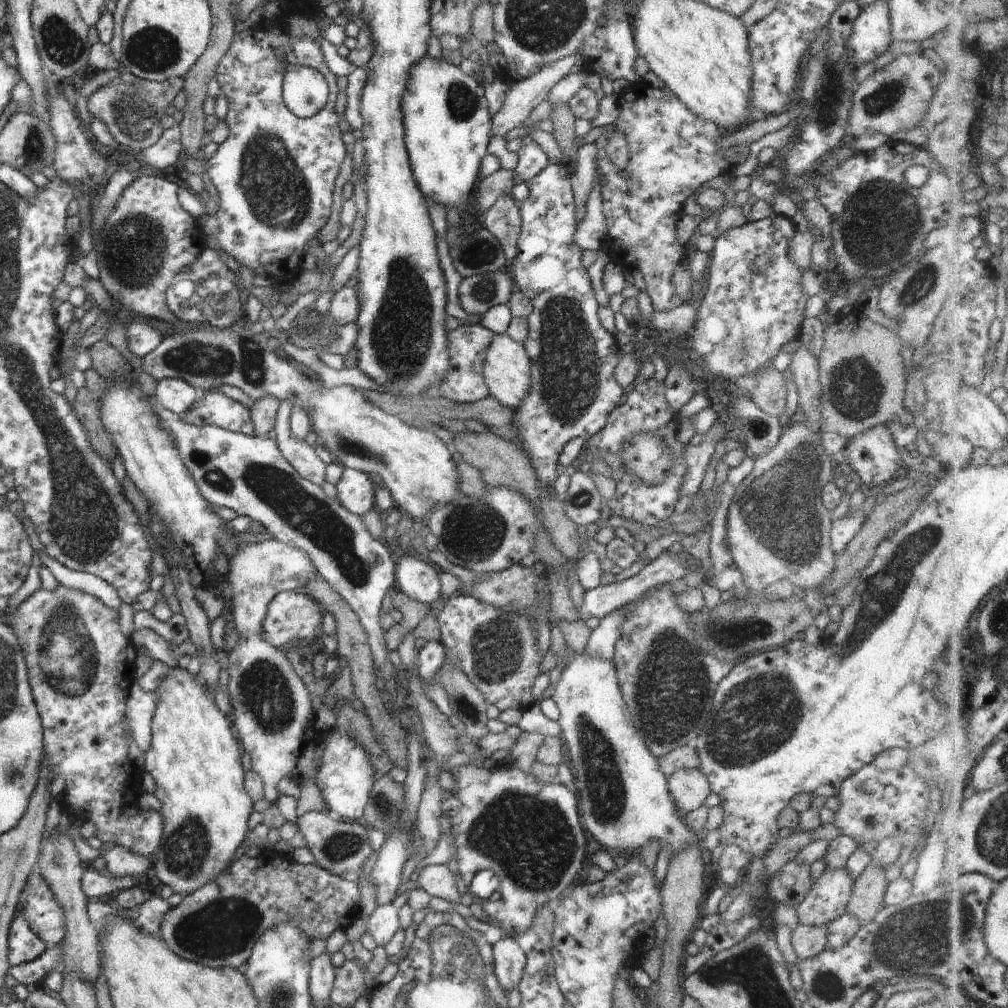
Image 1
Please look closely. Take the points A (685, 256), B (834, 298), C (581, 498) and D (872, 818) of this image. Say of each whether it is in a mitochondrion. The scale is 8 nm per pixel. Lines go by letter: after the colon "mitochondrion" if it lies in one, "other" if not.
A: other
B: other
C: mitochondrion
D: mitochondrion

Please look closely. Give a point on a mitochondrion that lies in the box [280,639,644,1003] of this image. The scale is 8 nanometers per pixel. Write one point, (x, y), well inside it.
(532, 842)

